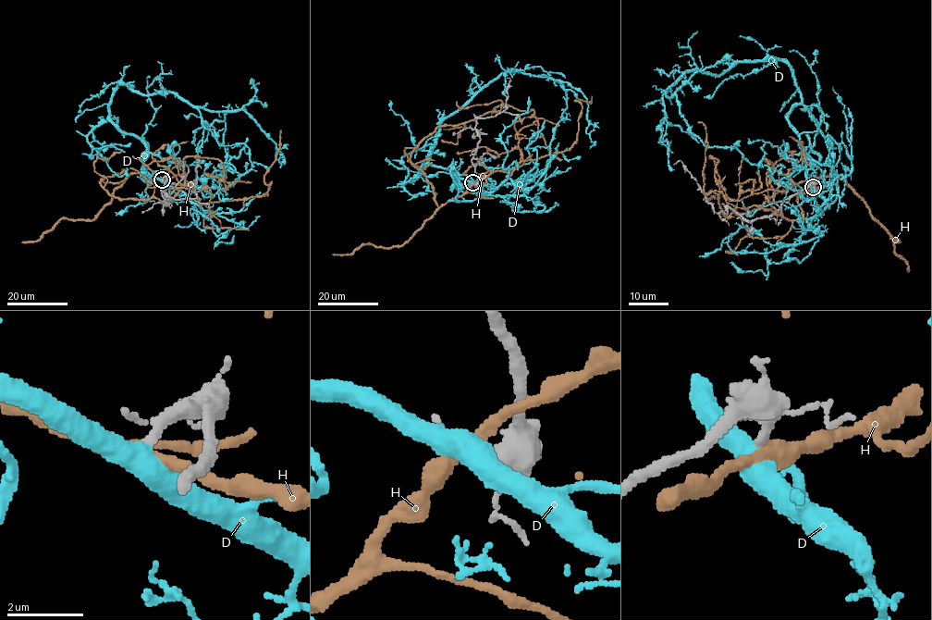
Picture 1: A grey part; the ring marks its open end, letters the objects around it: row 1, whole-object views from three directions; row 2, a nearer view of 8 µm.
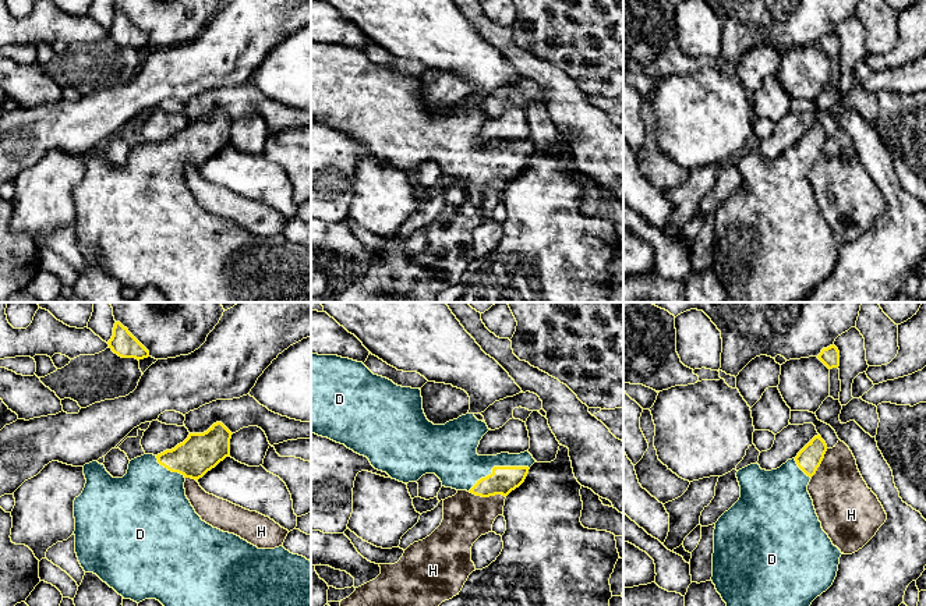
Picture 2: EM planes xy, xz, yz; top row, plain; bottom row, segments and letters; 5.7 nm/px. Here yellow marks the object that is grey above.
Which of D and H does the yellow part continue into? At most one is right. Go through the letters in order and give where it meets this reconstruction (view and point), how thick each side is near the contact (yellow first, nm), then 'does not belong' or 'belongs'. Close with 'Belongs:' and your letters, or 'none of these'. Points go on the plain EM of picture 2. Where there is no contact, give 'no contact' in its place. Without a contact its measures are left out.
D: xz (497, 155) | 160/280 nm | belongs
H: xz (487, 184) | 160/280 nm | does not belong
Belongs: D

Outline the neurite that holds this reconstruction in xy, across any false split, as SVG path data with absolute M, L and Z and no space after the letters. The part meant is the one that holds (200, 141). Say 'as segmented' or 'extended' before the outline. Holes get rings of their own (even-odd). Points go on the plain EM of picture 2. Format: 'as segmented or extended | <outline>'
extended | M213 111L204 121L190 121L188 125L172 138L158 143L144 142L130 149L127 162L123 166L113 166L98 149L84 153L86 167L82 181L74 188L75 206L75 241L85 261L96 262L103 270L113 276L124 287L137 291L145 287L159 288L167 302L311 302L311 249L303 244L293 242L283 234L275 237L258 237L240 224L223 220L201 208L185 184L184 170L187 166L198 169L208 159L230 143L232 120L222 111Z

